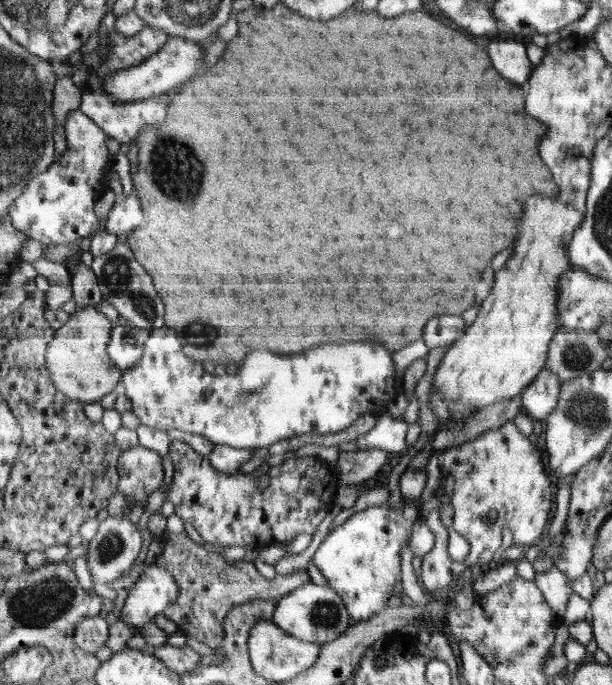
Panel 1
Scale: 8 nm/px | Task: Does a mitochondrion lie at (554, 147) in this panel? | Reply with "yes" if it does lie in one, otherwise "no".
no

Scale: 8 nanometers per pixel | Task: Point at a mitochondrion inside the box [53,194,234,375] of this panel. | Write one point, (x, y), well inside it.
(117, 271)

